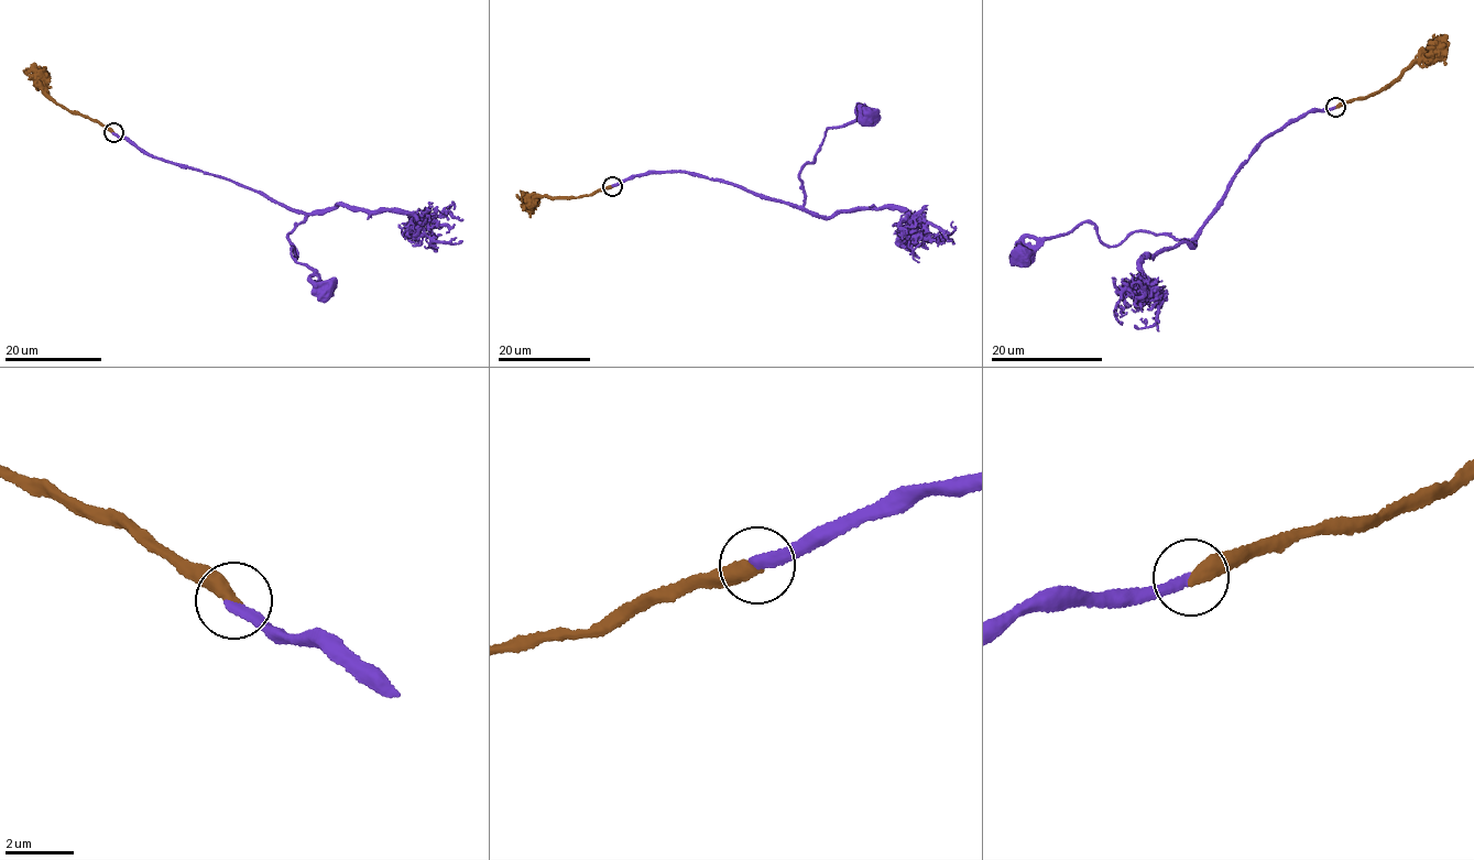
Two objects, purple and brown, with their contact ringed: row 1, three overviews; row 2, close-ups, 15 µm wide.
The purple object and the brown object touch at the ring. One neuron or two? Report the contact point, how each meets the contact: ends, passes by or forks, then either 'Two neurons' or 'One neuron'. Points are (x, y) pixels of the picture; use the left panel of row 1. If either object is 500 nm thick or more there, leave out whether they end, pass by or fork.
Place: (113, 132). At the ring purple ends. At the ring brown ends. One neuron

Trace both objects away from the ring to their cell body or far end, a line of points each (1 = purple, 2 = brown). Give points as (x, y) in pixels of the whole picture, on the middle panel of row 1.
1: (612, 185), (652, 173), (684, 172), (801, 206), (805, 197), (801, 169), (814, 161), (827, 129), (867, 117)
2: (612, 185), (589, 195), (538, 194), (522, 199), (515, 194)

